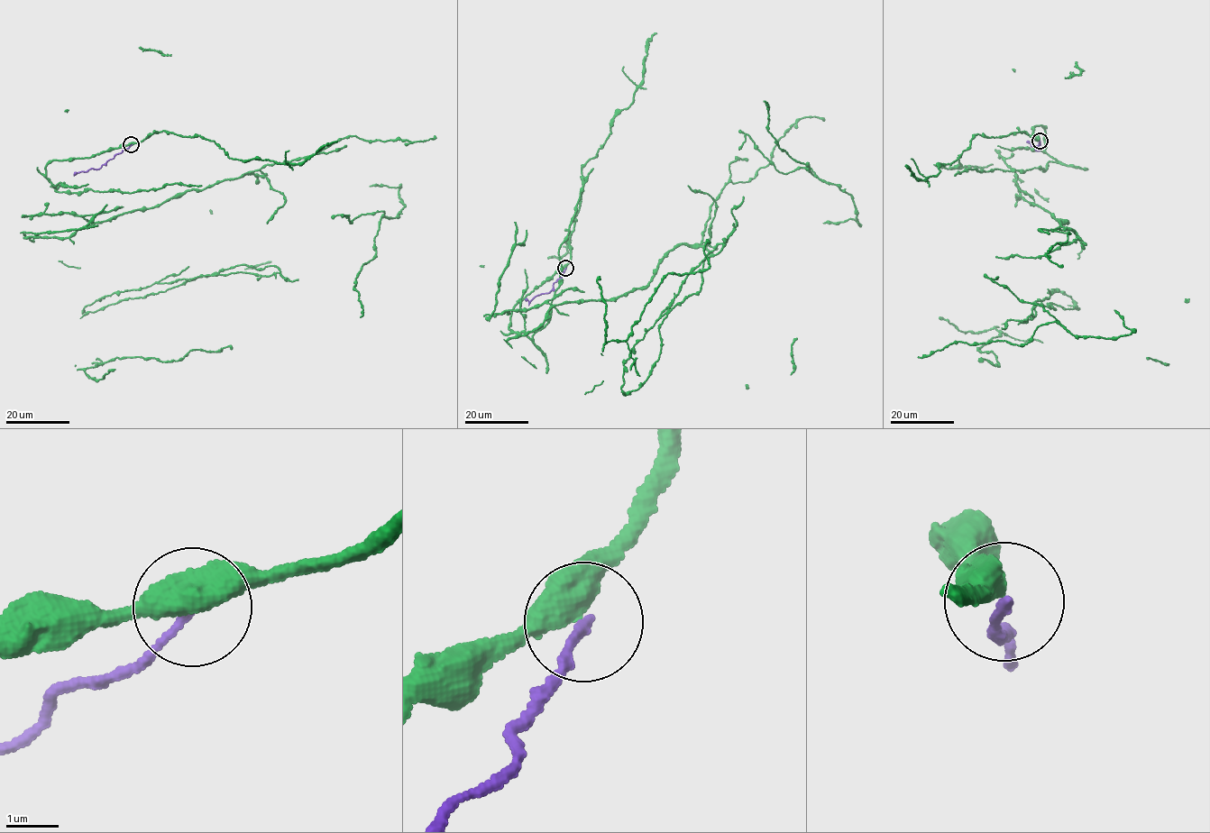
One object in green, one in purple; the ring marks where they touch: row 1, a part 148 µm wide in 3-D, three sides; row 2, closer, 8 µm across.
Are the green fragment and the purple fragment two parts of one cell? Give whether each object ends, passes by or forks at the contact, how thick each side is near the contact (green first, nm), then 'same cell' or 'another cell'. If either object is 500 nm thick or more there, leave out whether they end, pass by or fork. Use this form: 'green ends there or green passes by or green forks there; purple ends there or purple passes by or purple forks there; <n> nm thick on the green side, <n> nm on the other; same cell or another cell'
500 nm thick on the green side, 140 nm on the other; another cell

